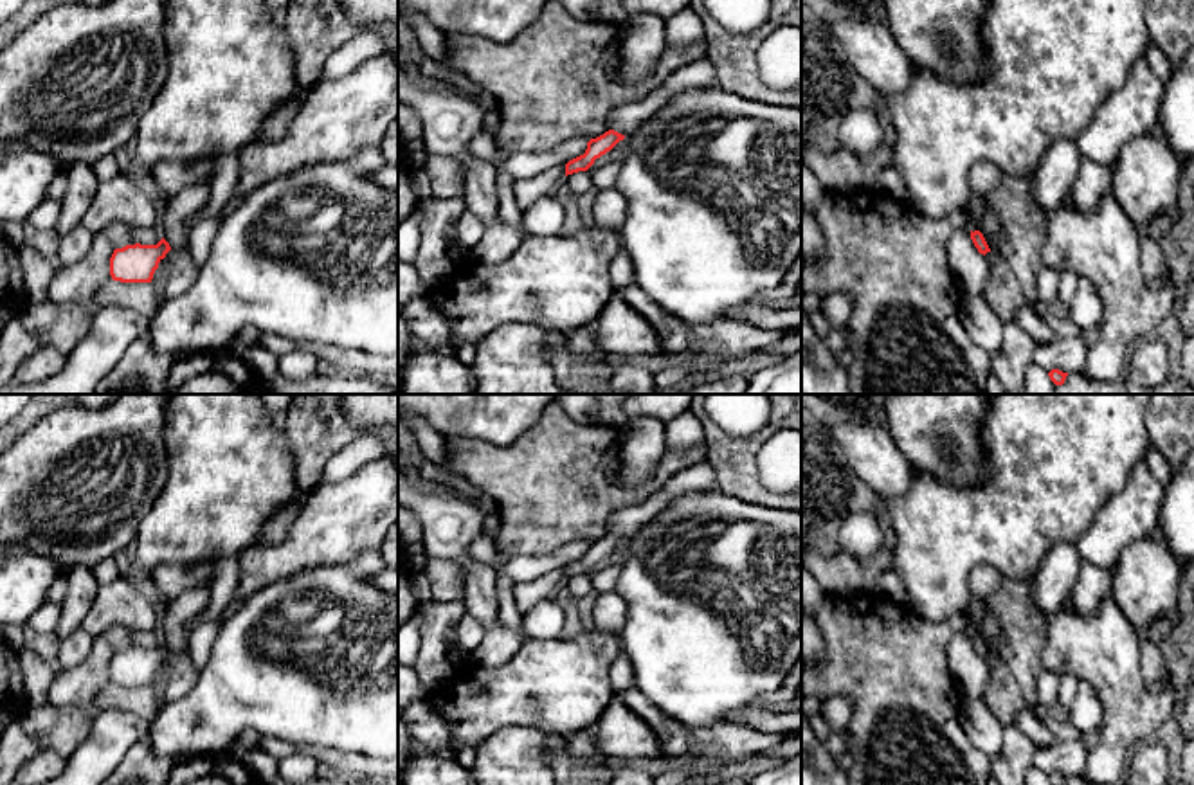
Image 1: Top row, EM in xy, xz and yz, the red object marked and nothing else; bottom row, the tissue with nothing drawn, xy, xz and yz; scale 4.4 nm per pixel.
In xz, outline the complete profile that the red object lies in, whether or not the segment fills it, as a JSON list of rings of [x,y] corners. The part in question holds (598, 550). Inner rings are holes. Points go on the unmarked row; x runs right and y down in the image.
[[[609,533],[603,538],[591,542],[587,546],[585,556],[565,567],[565,580],[578,574],[587,574],[594,567],[596,562],[611,555],[623,542],[625,538],[614,533]]]

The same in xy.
[[[162,641],[157,648],[126,648],[115,652],[110,661],[110,679],[121,686],[151,686],[158,666],[171,654]]]

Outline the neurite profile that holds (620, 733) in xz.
[[[620,697],[605,706],[602,717],[589,727],[596,756],[605,758],[661,758],[657,735],[629,709]]]

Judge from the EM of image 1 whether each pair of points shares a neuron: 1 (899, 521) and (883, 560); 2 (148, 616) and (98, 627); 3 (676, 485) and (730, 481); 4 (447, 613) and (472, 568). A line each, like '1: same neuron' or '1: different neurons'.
1: different neurons
2: same neuron
3: different neurons
4: different neurons

